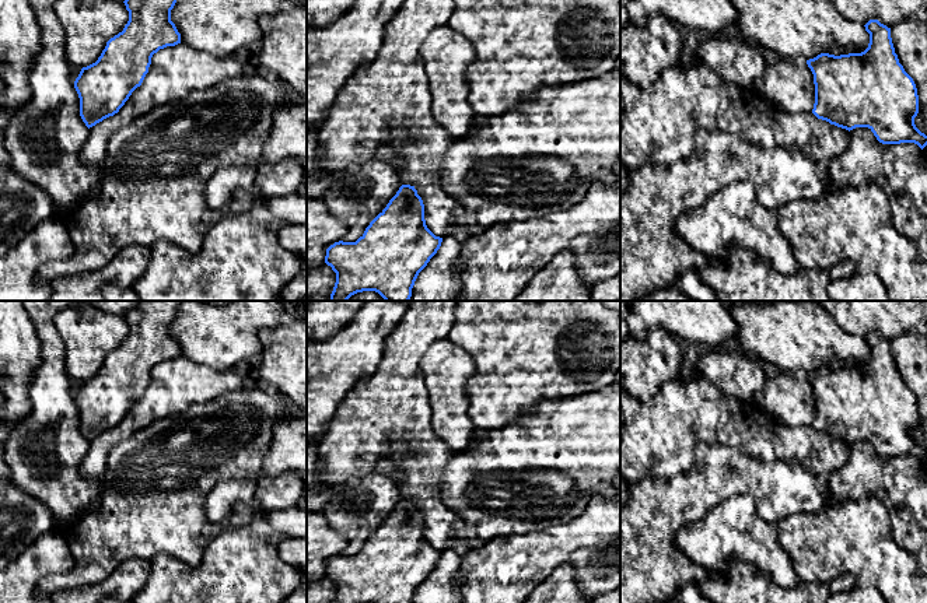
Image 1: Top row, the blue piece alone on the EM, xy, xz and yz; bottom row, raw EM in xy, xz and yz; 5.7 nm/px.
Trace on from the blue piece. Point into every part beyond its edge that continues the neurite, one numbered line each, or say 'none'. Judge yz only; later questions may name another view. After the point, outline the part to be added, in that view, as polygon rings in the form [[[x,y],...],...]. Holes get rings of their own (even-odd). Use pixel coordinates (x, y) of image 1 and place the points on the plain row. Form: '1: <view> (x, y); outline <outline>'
none

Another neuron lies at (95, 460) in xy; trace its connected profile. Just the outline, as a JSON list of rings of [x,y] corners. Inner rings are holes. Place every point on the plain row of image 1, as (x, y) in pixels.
[[[178,357],[160,362],[151,371],[148,386],[118,427],[90,441],[84,473],[102,477],[108,451],[120,439],[151,425],[154,421],[178,414],[196,403],[210,402],[249,385],[241,368],[216,371]]]

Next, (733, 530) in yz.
[[[749,494],[731,497],[700,522],[679,529],[674,543],[693,564],[709,571],[721,571],[730,561],[742,561],[784,588],[801,582],[779,541],[777,525],[758,515]]]

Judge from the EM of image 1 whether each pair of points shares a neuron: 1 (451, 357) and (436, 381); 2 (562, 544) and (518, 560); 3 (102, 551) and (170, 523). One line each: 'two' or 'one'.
1: one
2: one
3: one

